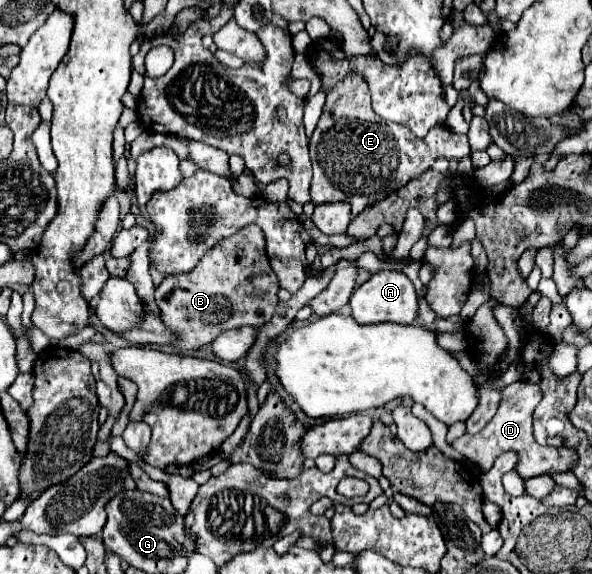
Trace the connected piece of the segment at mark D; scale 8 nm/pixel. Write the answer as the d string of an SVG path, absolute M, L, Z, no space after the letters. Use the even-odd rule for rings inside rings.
M518 381L518 383L504 387L500 407L498 407L496 415L490 419L490 423L474 435L464 433L462 437L454 439L452 447L458 453L462 453L466 459L476 463L484 473L490 471L494 459L504 451L516 451L520 455L520 463L518 463L516 471L526 479L536 477L536 475L572 471L572 465L576 465L576 453L572 453L572 449L544 447L544 445L536 443L536 439L532 437L532 413L536 409L536 405L540 403L540 397L542 397L540 385L534 385L534 383Z

